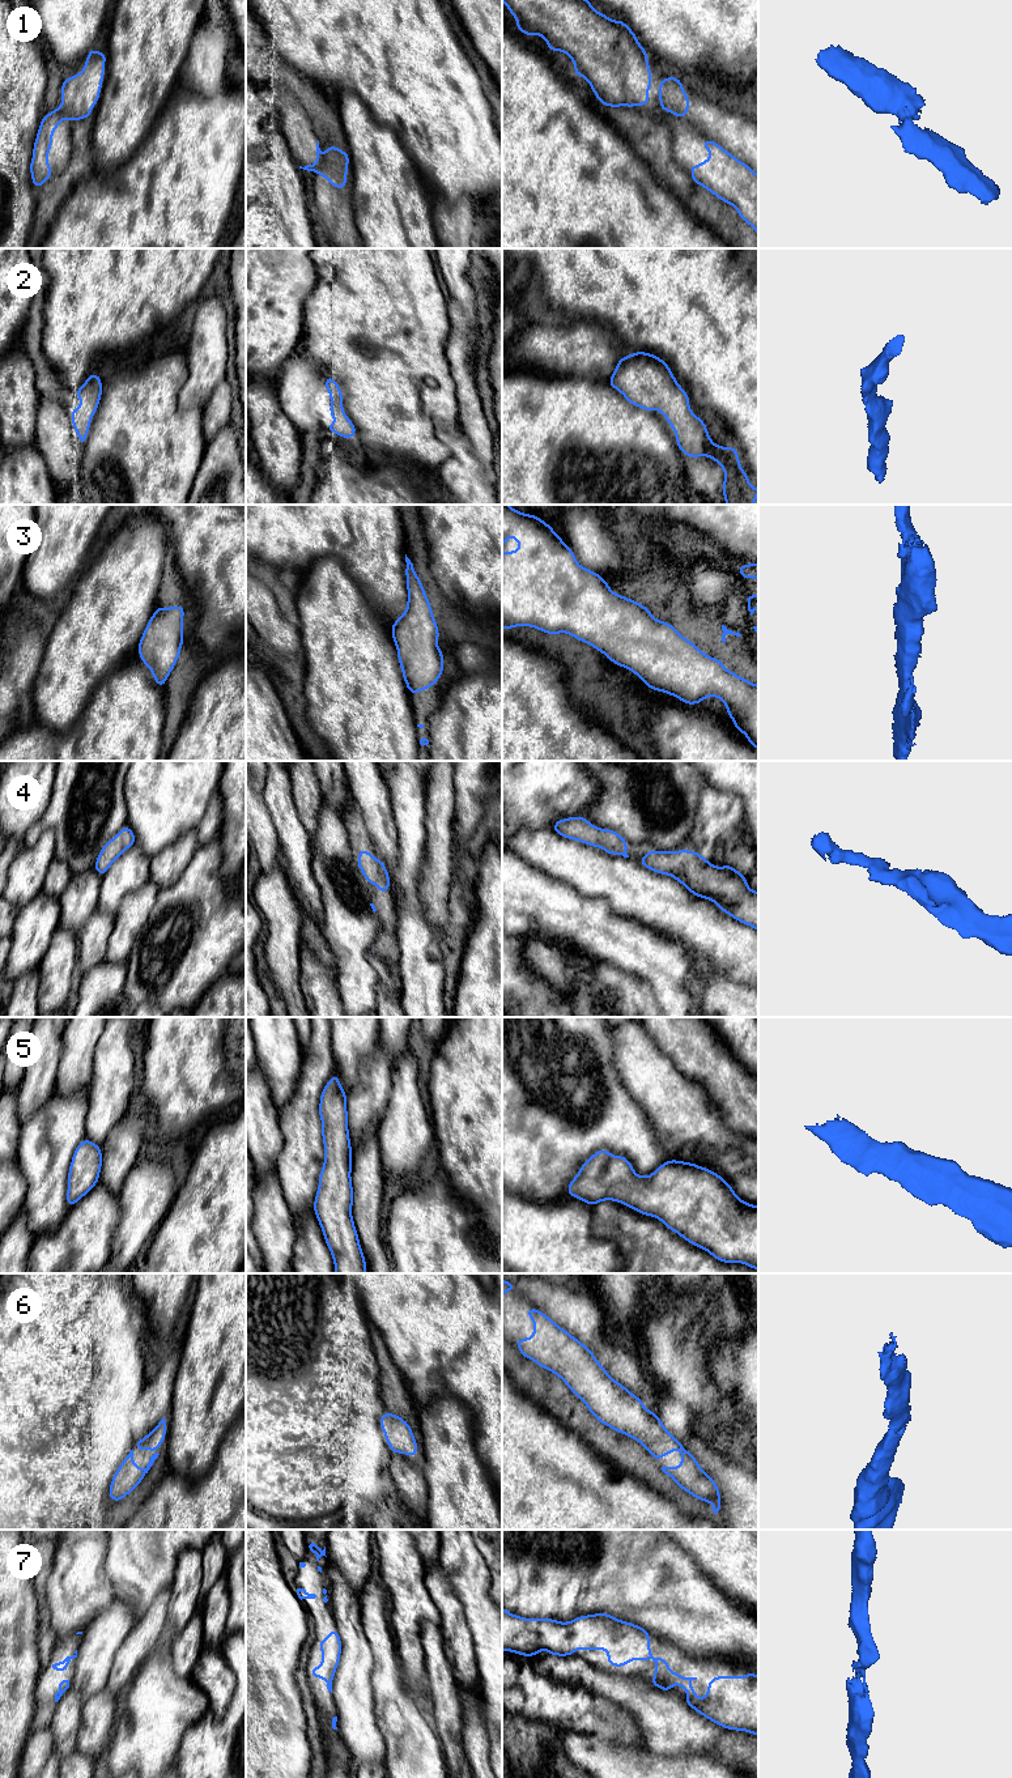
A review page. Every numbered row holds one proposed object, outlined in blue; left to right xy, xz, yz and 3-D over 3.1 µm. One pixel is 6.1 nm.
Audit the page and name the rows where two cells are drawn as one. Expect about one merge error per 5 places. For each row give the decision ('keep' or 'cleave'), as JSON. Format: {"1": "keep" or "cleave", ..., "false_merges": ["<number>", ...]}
{"1": "cleave", "2": "keep", "3": "keep", "4": "keep", "5": "keep", "6": "keep", "7": "keep", "false_merges": ["1"]}

